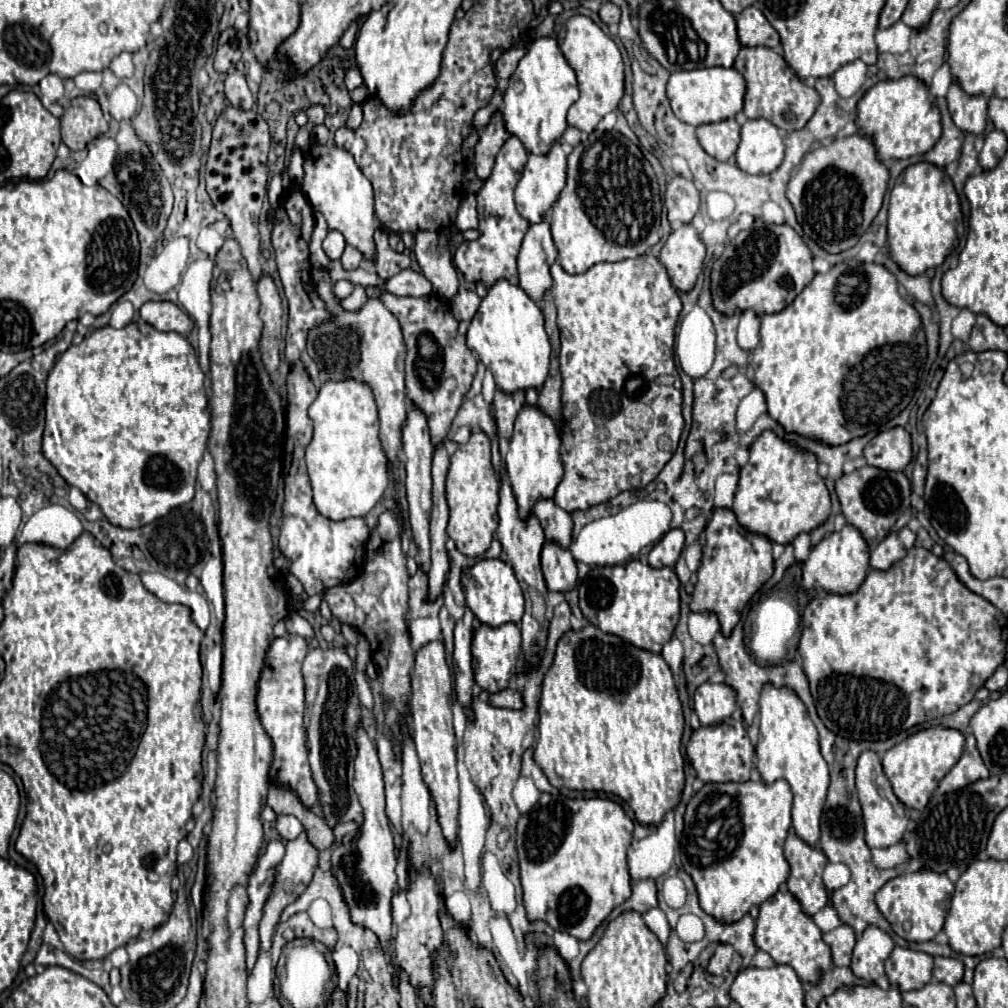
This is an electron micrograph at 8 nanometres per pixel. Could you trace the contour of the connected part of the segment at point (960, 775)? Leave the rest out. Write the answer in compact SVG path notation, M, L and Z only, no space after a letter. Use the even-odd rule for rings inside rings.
M971 728L965 730L965 736L967 736L967 744L965 744L963 756L945 774L945 778L939 782L939 792L941 794L961 790L965 786L969 786L969 784L973 784L973 782L989 776L989 770L985 768L985 764L983 764L983 760L979 756L979 750L977 750L977 744L975 744L975 736L973 736Z

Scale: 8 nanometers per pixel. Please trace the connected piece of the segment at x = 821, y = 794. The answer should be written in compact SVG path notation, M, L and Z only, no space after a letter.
M767 682L759 698L759 742L757 742L757 768L765 782L779 778L787 780L793 788L793 830L807 844L819 844L819 818L829 786L829 766L821 756L819 736L813 720L809 718L807 706L801 702L797 692L789 686L773 686Z

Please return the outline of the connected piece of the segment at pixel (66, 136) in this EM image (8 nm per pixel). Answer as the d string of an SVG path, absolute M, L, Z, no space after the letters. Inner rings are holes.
M89 96L73 98L61 116L61 140L71 150L83 150L87 142L109 130L99 102Z

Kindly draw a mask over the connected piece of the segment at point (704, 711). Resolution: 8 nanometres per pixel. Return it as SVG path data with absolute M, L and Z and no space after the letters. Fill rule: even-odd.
M705 682L695 692L695 712L703 726L713 726L723 722L733 714L737 706L735 690L727 684Z

